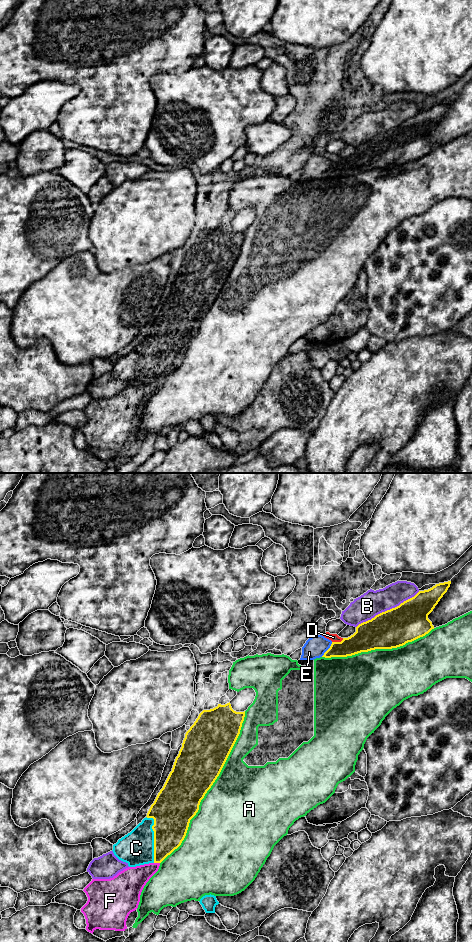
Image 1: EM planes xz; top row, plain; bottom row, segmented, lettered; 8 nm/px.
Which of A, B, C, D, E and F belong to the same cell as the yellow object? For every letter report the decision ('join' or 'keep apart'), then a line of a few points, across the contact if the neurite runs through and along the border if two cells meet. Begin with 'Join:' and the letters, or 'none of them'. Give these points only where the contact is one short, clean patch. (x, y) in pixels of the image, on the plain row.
Join: C
A: keep apart
B: keep apart
C: join
D: keep apart
E: keep apart
F: keep apart

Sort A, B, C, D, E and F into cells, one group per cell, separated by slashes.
A / B / C / D / E / F

